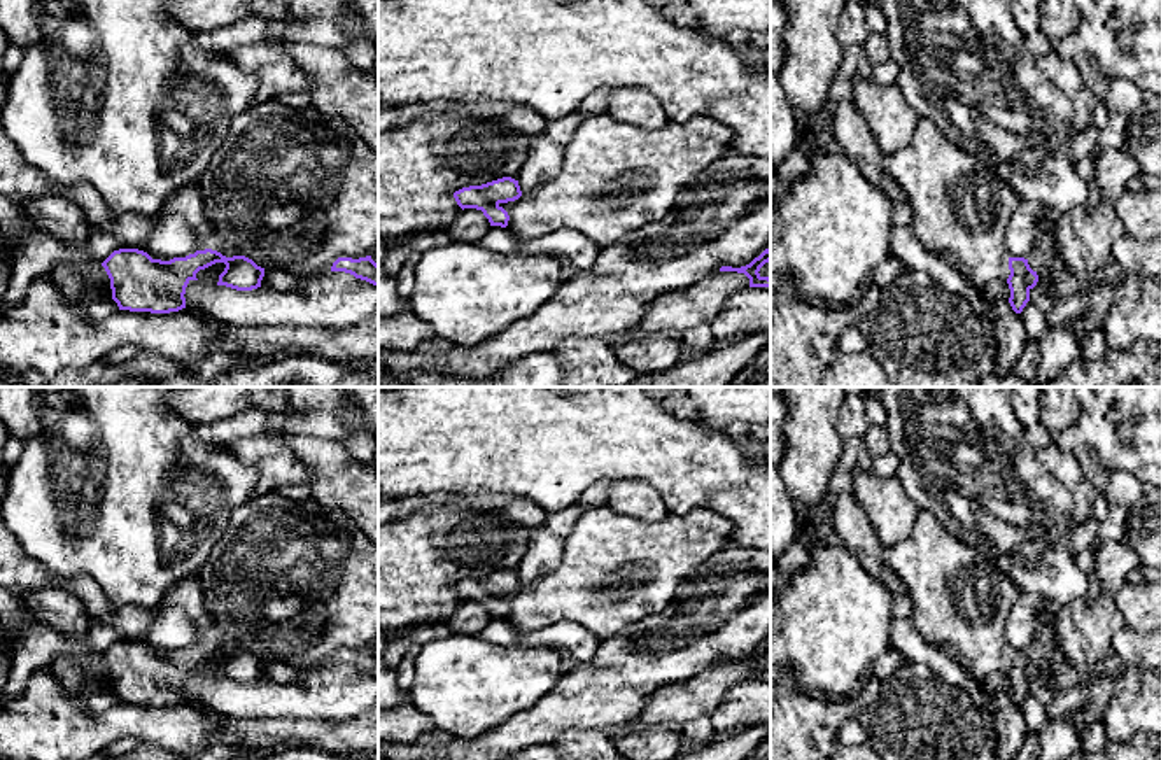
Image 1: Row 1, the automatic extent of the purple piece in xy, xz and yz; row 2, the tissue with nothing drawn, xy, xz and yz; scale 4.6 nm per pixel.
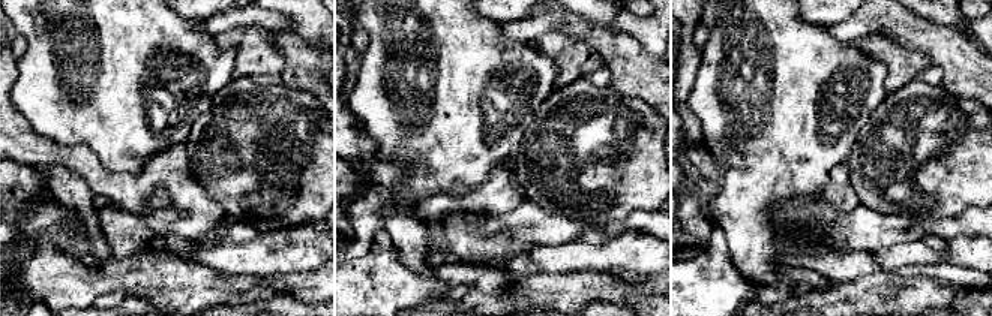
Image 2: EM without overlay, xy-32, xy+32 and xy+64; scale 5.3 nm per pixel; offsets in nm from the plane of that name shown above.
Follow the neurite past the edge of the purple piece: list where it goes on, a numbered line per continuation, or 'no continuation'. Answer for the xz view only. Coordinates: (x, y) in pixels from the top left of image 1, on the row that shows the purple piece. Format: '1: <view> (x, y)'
no continuation

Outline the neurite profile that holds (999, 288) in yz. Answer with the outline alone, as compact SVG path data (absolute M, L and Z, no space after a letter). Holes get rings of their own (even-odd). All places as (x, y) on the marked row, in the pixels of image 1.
M996 278L991 284L988 284L982 292L981 292L982 299L991 306L996 299L1010 298L1010 289L1007 280Z

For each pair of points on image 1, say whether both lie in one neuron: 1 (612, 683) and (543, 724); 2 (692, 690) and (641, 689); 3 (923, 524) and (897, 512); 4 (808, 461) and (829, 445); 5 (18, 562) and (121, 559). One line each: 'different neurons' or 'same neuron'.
1: same neuron
2: different neurons
3: different neurons
4: same neuron
5: different neurons

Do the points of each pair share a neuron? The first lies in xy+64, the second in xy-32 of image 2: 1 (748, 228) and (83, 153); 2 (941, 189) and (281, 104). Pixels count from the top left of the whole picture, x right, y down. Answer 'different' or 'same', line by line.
1: different
2: same

